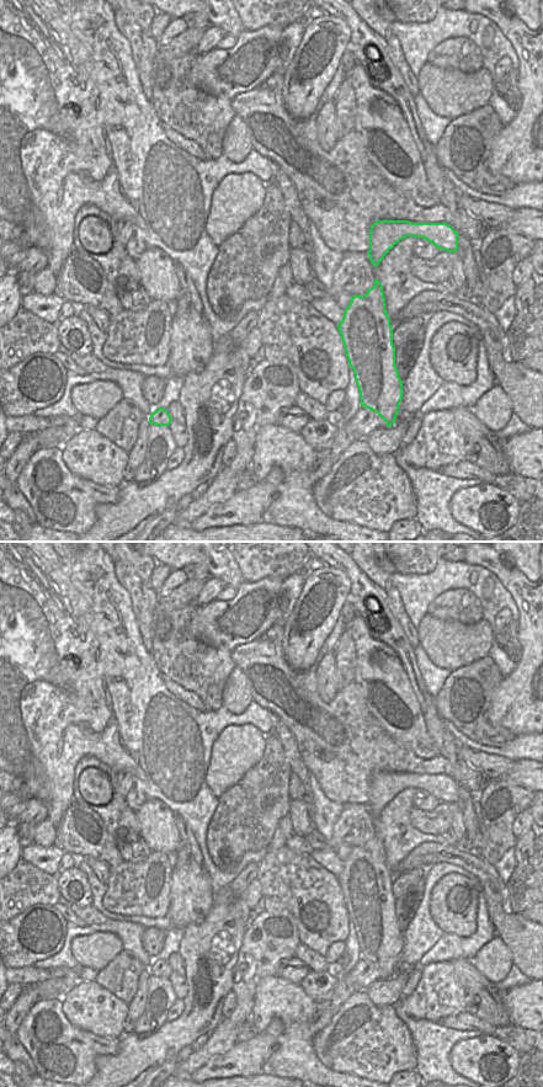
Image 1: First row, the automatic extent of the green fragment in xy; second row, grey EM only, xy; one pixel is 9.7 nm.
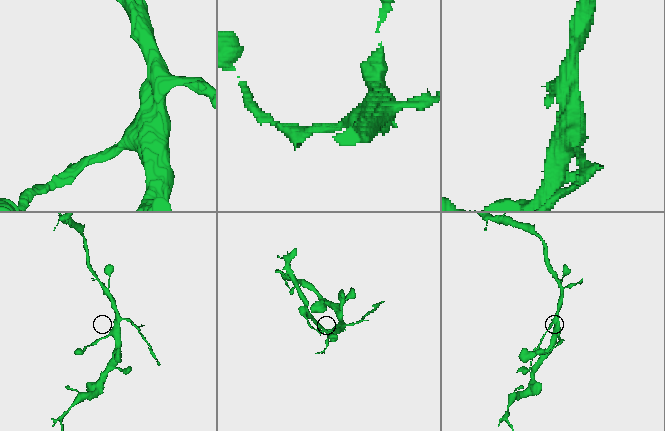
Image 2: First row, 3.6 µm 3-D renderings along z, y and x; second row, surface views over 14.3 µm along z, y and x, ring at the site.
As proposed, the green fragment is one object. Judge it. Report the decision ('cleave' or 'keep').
cleave

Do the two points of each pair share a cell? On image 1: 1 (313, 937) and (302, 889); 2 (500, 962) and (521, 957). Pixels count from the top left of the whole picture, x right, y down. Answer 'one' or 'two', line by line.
1: one
2: two

